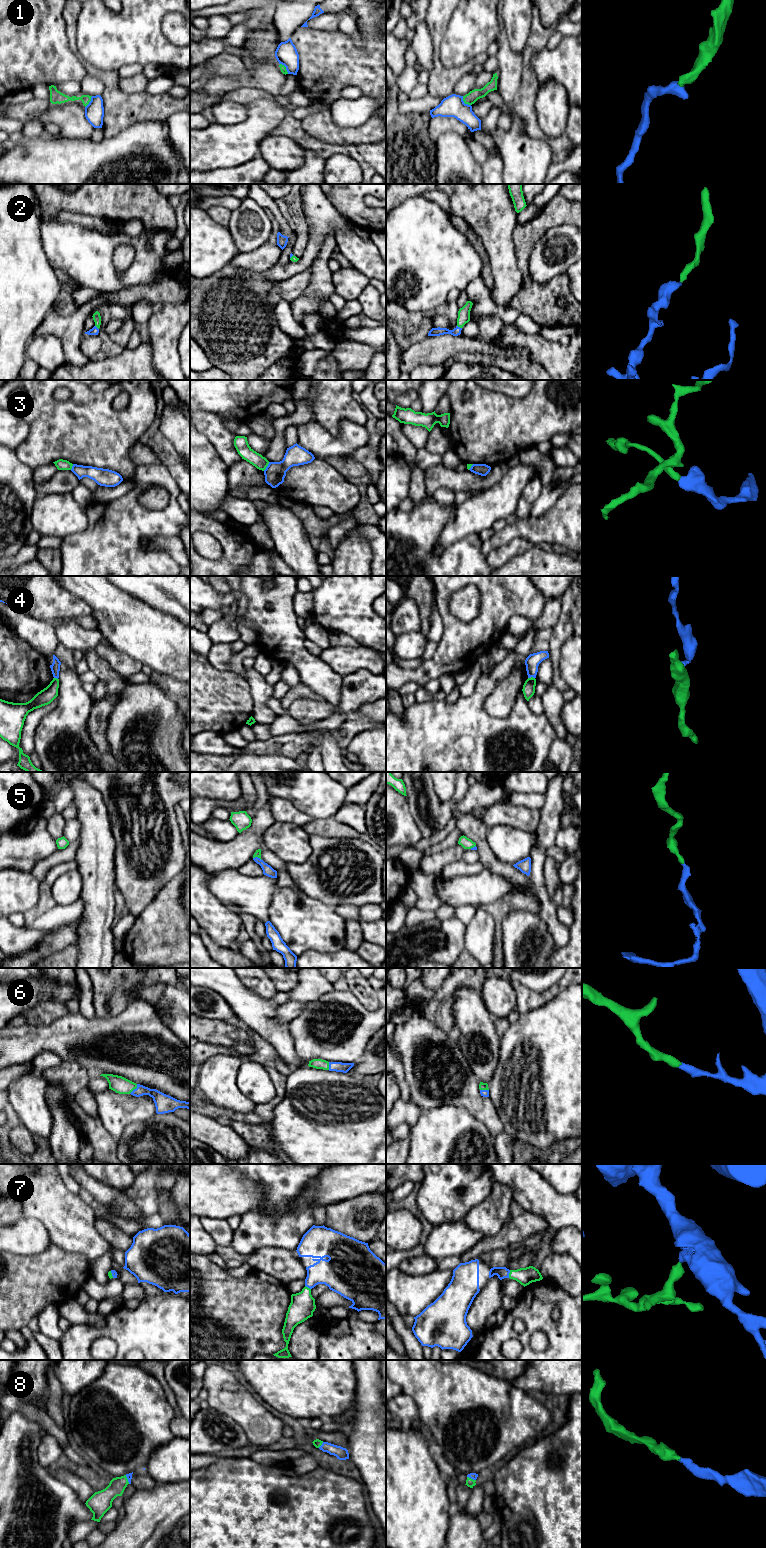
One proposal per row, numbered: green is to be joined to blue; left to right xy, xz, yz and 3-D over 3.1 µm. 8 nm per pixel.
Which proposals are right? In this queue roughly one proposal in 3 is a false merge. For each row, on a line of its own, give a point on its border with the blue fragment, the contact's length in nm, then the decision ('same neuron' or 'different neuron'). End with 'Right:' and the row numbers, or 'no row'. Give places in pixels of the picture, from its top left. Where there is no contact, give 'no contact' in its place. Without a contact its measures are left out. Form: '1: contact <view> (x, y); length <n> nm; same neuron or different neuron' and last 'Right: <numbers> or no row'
1: contact yz (463, 102); length 100 nm; different neuron
2: contact yz (459, 327); length 50 nm; same neuron
3: contact xz (267, 466); length 90 nm; different neuron
4: contact yz (531, 676); length 60 nm; different neuron
5: contact xz (257, 857); length 80 nm; same neuron
6: contact xy (134, 1089); length 100 nm; same neuron
7: contact yz (508, 1274); length 70 nm; same neuron
8: contact xz (321, 1445); length 60 nm; same neuron
Right: 2, 5, 6, 7, 8

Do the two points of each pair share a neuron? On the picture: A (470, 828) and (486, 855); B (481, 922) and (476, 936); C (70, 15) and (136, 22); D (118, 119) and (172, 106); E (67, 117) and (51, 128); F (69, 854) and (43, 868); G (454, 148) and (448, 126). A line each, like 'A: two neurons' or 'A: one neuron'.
A: one neuron
B: one neuron
C: two neurons
D: one neuron
E: two neurons
F: one neuron
G: two neurons

